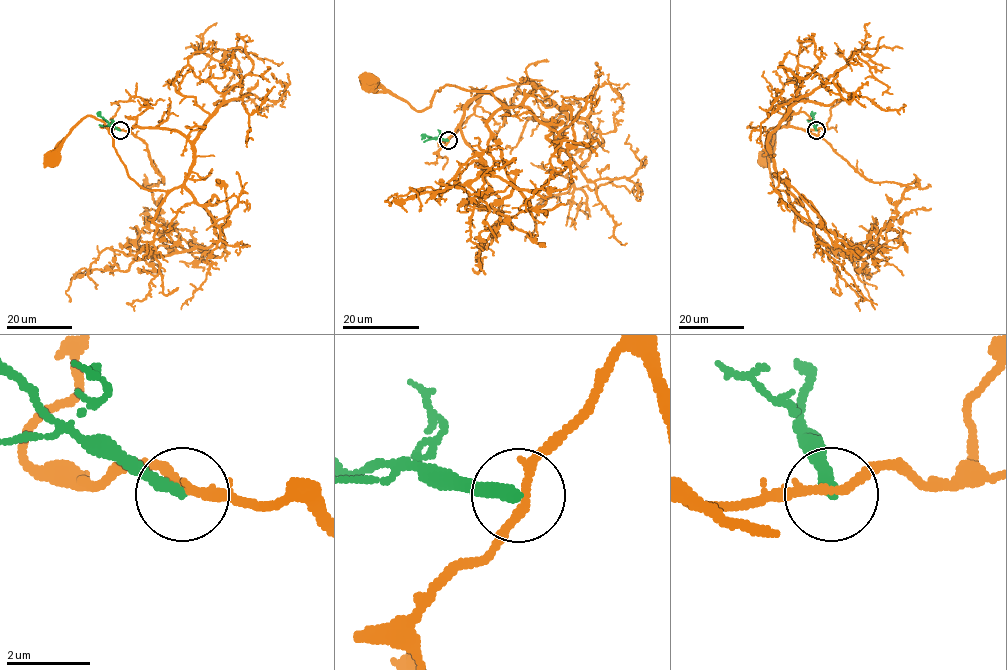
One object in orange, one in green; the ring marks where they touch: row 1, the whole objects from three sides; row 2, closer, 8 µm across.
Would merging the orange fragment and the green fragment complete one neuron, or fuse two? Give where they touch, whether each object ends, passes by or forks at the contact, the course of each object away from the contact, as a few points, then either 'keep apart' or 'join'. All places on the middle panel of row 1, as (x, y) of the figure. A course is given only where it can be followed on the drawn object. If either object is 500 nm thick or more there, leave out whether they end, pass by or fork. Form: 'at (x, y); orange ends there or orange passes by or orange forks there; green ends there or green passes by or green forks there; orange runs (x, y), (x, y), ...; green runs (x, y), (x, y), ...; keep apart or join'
at (448, 140); orange passes by; green ends there; orange runs (448, 140), (480, 95), (534, 87), (508, 107), (490, 92), (446, 84), (419, 111), (369, 80); green runs (448, 140), (426, 136), (421, 139); keep apart

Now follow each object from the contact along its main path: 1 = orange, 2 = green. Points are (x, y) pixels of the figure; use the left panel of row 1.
1: (120, 130), (179, 131), (193, 151), (187, 179), (166, 191), (142, 188), (103, 121), (86, 115), (52, 157)
2: (120, 130), (97, 112)

